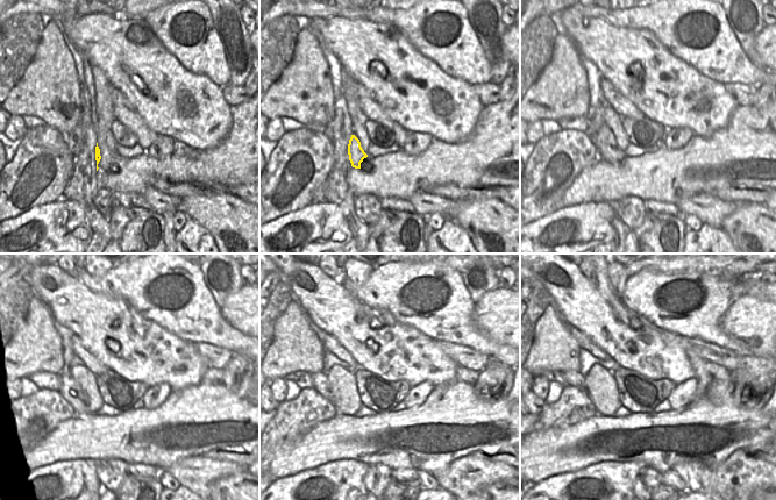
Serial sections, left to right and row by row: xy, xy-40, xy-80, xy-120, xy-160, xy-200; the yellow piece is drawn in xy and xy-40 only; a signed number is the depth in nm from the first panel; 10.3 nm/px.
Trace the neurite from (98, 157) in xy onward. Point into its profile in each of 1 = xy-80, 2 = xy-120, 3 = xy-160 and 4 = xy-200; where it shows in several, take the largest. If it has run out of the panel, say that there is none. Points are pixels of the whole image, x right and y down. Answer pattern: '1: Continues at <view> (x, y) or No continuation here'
1: Continues at xy-80 (604, 141)
2: Continues at xy-120 (71, 392)
3: Continues at xy-160 (321, 384)
4: Continues at xy-200 (572, 378).

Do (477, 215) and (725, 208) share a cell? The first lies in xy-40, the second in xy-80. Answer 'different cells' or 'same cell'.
different cells

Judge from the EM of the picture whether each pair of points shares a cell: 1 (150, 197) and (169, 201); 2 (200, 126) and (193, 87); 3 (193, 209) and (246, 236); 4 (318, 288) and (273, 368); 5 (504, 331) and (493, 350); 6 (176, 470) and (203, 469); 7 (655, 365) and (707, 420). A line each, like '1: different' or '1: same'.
1: same
2: same
3: same
4: different
5: different
6: same
7: different

